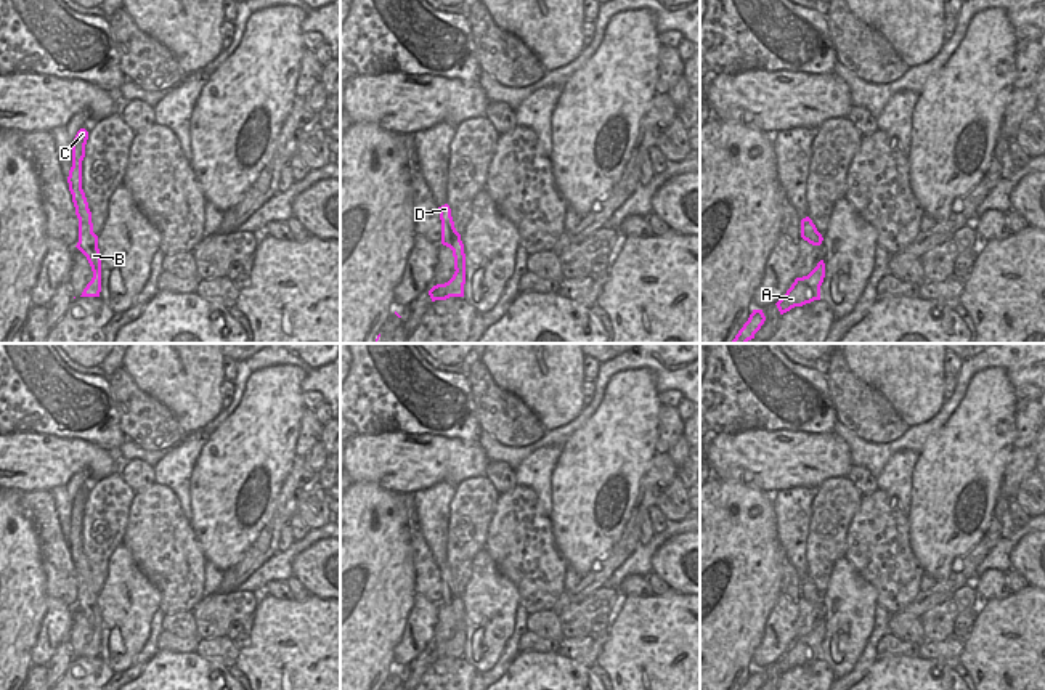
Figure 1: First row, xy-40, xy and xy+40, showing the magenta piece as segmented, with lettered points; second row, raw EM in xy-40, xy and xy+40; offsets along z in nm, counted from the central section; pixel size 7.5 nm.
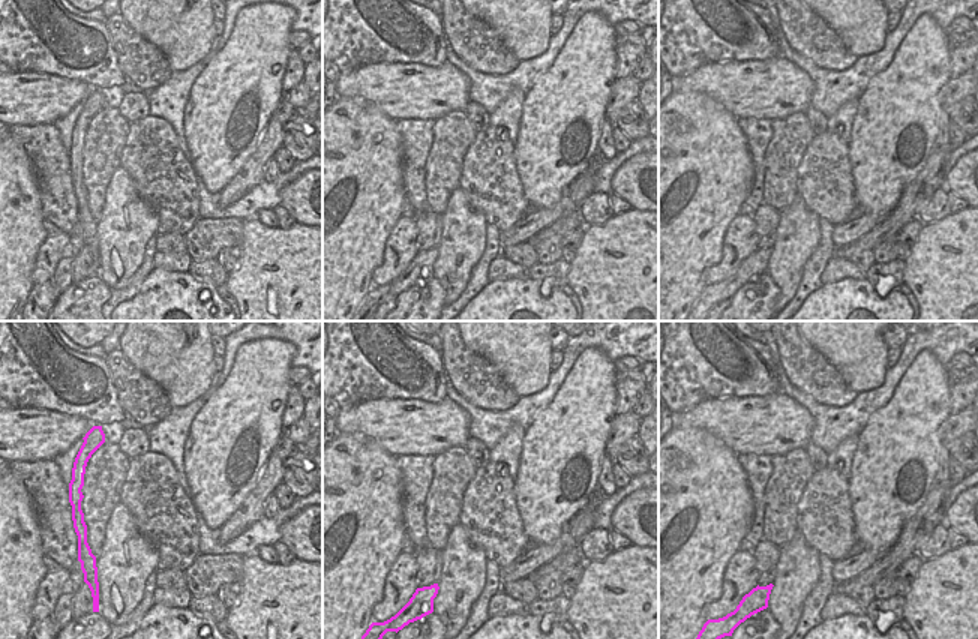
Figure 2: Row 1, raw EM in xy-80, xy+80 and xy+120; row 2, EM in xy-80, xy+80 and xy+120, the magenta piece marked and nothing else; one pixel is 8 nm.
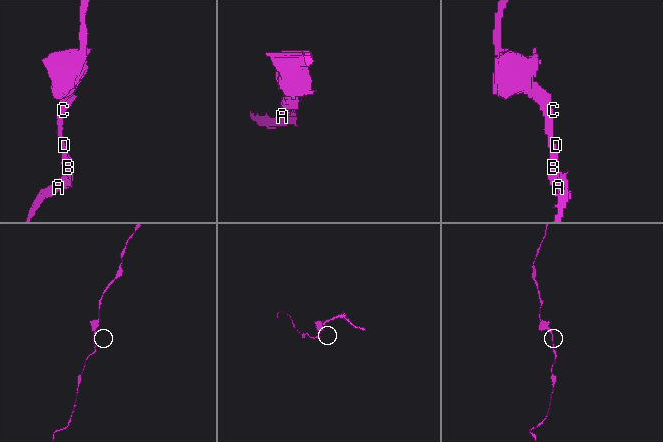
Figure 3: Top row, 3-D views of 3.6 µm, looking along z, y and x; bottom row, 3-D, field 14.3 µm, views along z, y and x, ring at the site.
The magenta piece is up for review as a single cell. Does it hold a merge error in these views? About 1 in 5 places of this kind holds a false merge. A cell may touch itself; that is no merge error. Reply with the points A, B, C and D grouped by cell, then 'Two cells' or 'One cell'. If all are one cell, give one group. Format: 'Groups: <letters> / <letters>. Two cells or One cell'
Groups: A B C D. One cell

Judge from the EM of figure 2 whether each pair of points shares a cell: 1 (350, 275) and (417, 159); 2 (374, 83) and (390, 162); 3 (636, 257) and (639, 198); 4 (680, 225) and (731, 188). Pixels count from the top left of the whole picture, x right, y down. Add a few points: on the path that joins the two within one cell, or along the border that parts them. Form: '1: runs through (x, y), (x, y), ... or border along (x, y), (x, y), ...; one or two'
1: border along (401, 149), (401, 176), (407, 201); two
2: border along (347, 98), (363, 96), (396, 120); two
3: border along (632, 207), (642, 210); two
4: runs through (692, 213), (719, 188); one

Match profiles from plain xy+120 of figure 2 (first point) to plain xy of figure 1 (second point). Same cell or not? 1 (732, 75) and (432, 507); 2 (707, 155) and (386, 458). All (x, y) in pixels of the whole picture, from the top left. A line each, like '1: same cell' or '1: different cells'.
1: different cells
2: different cells

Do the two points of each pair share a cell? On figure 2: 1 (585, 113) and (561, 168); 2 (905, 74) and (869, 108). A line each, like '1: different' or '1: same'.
1: same
2: same

